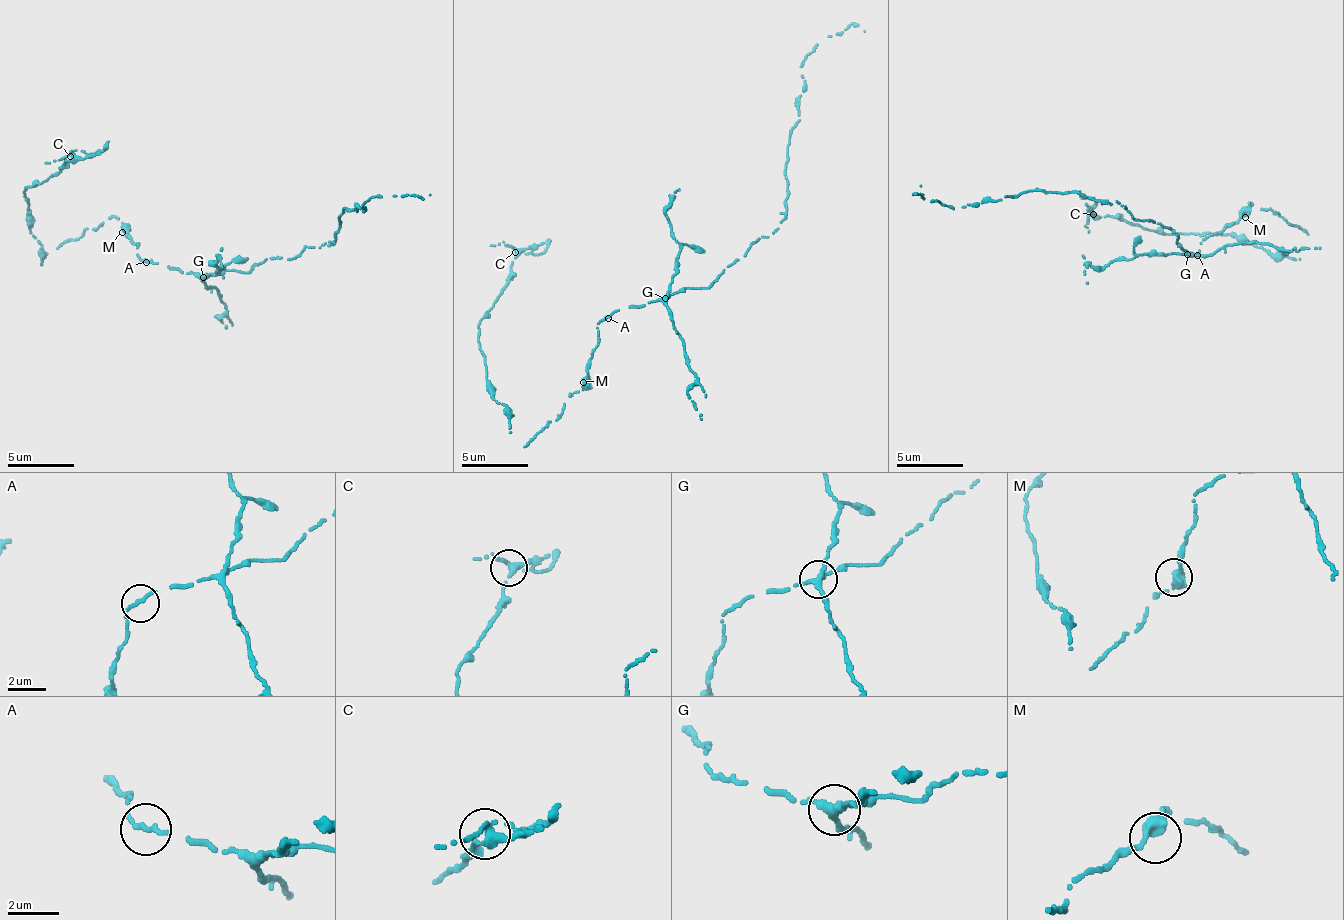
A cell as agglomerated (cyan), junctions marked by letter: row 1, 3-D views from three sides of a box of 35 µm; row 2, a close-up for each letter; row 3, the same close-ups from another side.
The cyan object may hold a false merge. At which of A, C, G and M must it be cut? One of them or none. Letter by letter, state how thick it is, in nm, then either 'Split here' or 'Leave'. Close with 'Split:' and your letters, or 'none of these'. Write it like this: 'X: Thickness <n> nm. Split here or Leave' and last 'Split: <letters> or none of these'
A: Thickness 280 nm. Leave
C: Thickness 280 nm. Leave
G: Thickness 280 nm. Split here
M: Thickness 360 nm. Leave
Split: G

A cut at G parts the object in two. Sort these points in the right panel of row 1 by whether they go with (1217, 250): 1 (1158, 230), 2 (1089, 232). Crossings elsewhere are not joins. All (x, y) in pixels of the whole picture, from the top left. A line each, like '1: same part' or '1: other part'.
1: other part
2: other part

